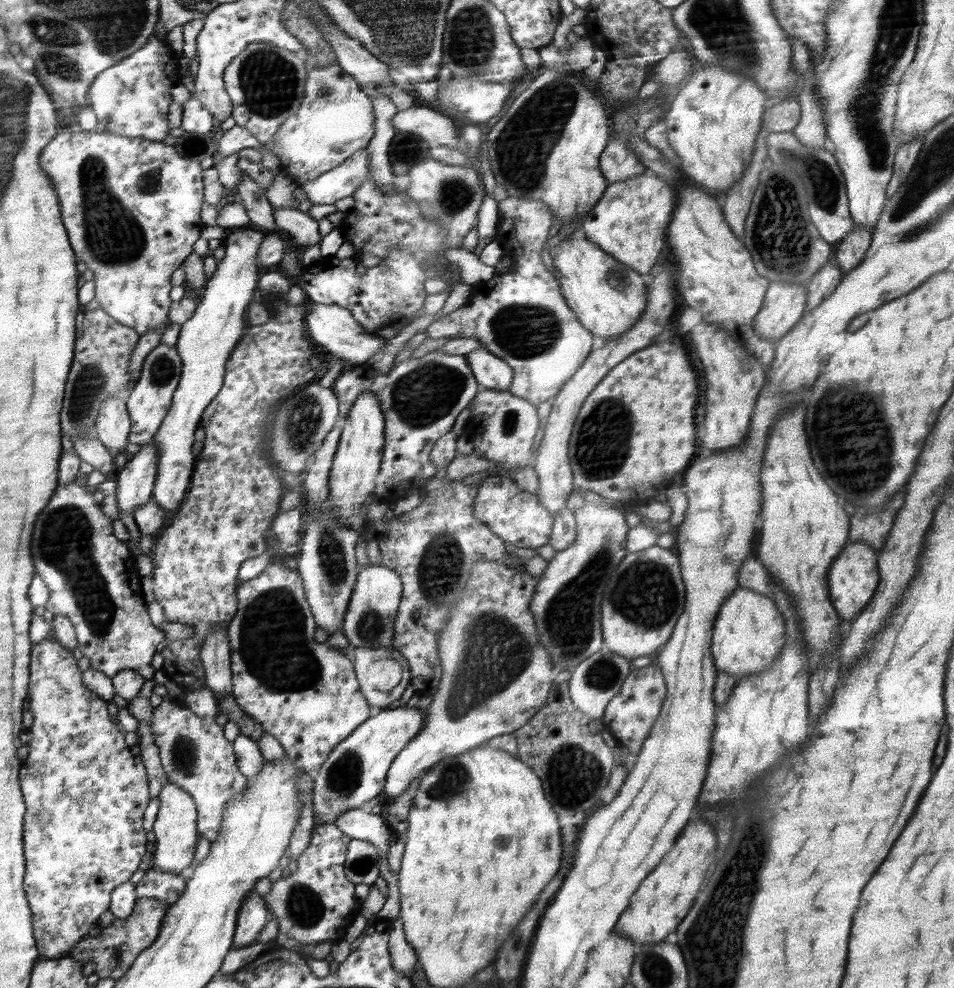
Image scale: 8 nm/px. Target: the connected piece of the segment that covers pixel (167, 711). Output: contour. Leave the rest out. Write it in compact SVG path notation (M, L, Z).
M162 701L153 708L151 733L169 782L193 795L199 810L198 830L213 844L221 832L227 802L245 792L248 781L240 768L236 768L237 756L234 756L232 744L224 738L222 726L218 726L212 716L202 718L189 707L176 706L174 701Z

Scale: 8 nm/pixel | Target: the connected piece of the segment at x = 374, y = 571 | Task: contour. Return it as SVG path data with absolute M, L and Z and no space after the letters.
M380 564L364 566L357 577L349 610L343 621L343 634L358 648L393 648L396 618L403 598L401 575Z

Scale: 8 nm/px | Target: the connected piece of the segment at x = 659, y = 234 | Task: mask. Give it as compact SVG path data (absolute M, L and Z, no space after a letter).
M647 170L641 176L608 184L602 199L582 222L581 233L621 263L638 271L638 274L648 274L662 250L664 232L674 206L674 190L664 182L661 175Z

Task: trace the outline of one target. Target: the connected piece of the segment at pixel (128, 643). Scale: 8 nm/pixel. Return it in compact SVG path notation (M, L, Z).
M78 481L59 485L50 500L50 510L38 518L38 530L34 530L34 558L38 558L38 575L51 590L45 610L54 615L67 616L75 626L77 647L90 660L90 667L109 677L123 670L135 670L144 680L152 680L151 662L156 646L164 640L164 631L155 627L149 617L148 603L140 587L141 576L136 570L136 556L114 536L112 520L100 512L100 504L94 502L92 492L86 492Z

